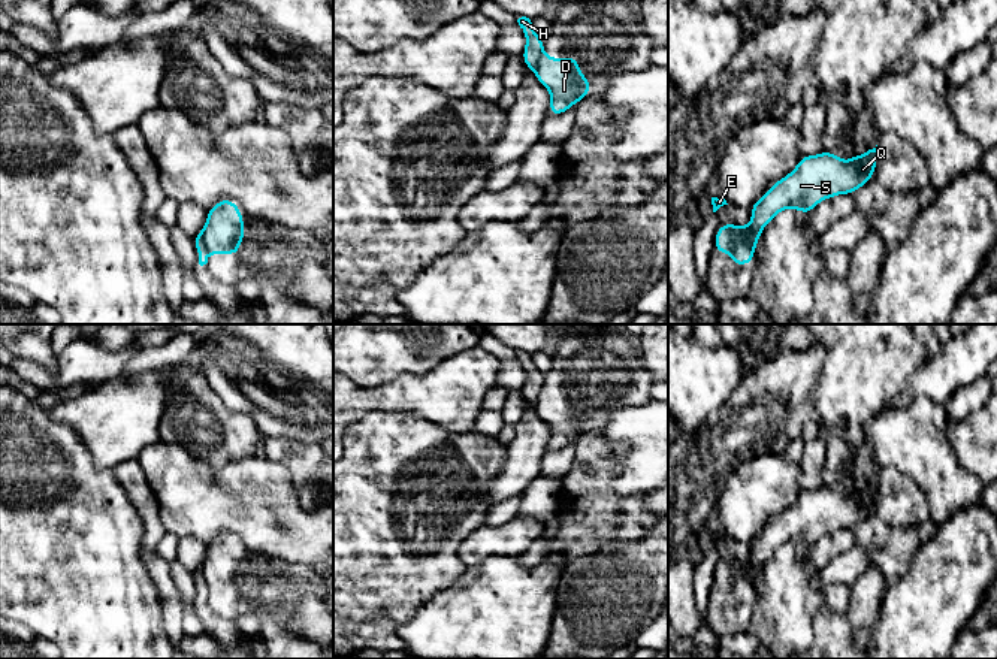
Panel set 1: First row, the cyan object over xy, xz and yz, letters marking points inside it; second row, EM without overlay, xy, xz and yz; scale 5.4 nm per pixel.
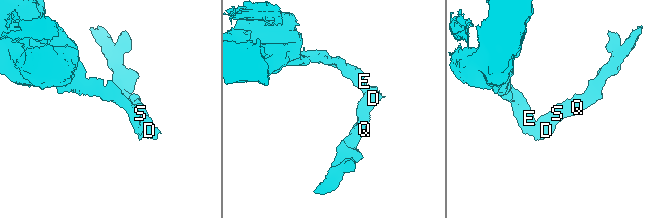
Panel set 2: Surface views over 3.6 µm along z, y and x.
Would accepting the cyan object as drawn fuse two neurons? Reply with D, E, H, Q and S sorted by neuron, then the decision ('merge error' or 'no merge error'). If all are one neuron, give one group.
D Q S / E H; merge error

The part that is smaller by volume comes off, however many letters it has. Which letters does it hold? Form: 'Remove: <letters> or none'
Remove: D, Q, S

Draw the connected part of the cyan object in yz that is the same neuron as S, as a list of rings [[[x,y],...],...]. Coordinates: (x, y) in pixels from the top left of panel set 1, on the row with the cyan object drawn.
[[[877,145],[862,155],[854,154],[849,161],[825,149],[818,155],[803,155],[789,175],[776,181],[750,206],[752,221],[738,227],[740,241],[755,253],[764,227],[776,214],[797,208],[803,215],[807,215],[825,199],[852,194],[874,178],[877,158]]]

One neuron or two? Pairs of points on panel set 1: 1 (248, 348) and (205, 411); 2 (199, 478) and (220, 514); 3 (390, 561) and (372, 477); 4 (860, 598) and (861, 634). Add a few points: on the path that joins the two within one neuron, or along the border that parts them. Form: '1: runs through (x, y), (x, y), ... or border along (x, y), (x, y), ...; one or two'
1: border along (198, 366), (211, 389), (232, 410), (247, 414); two
2: runs through (199, 487), (199, 493), (211, 505); one
3: runs through (383, 540), (383, 498); one
4: runs through (861, 607), (861, 625); one

